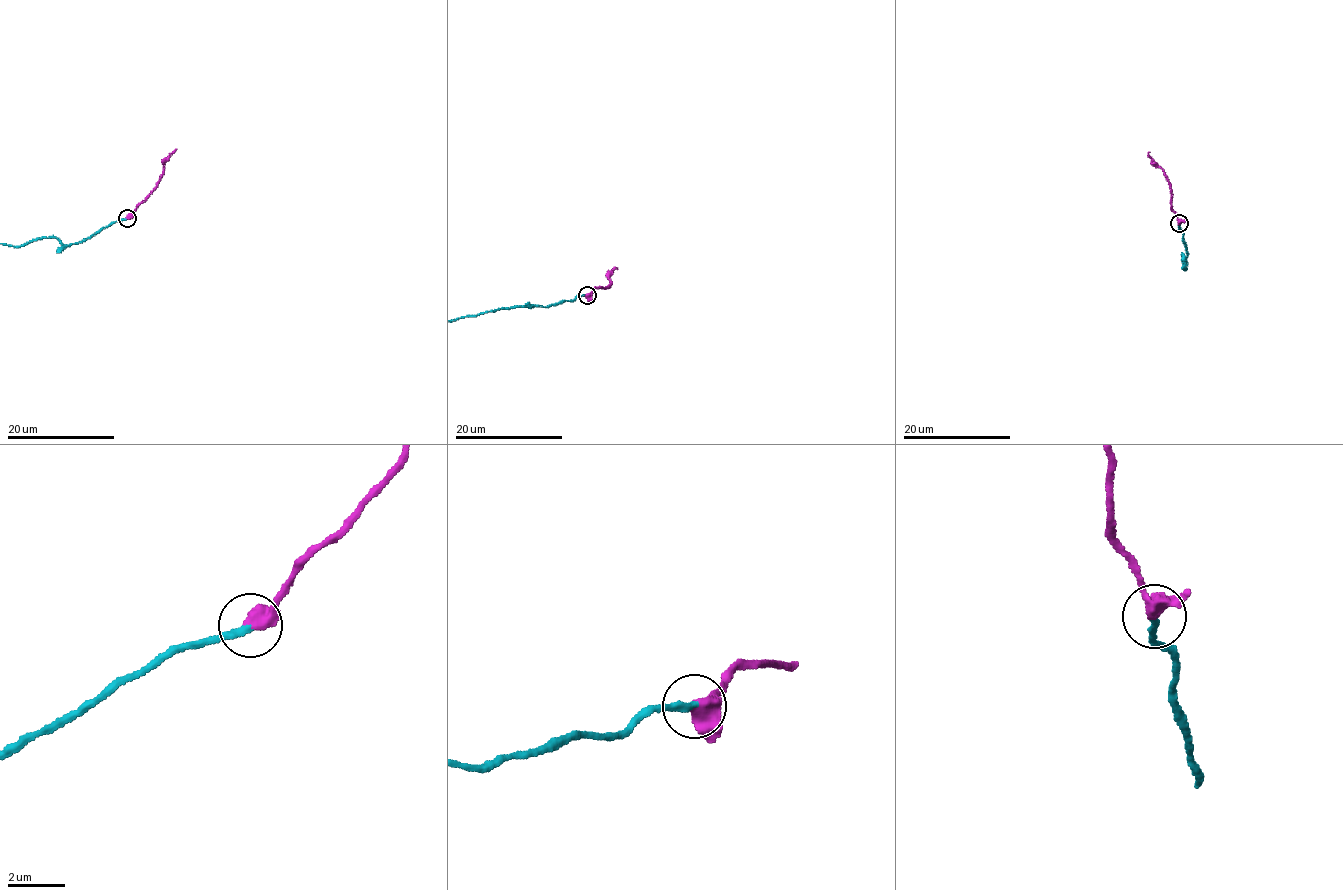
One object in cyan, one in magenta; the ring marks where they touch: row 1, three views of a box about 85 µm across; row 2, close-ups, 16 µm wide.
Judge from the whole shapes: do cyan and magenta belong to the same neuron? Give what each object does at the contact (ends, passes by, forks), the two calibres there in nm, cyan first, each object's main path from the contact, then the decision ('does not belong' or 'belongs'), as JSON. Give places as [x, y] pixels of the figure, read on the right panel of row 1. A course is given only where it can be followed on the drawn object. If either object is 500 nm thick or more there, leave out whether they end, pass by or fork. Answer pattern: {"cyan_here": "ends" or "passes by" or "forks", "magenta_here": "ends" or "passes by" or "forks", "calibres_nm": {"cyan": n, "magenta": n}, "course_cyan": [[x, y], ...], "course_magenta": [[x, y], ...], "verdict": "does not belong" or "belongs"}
{"cyan_here": "ends", "magenta_here": "passes by", "calibres_nm": {"cyan": 240, "magenta": 440}, "course_magenta": [[1179, 223], [1171, 205], [1166, 175], [1149, 152]], "verdict": "belongs"}

